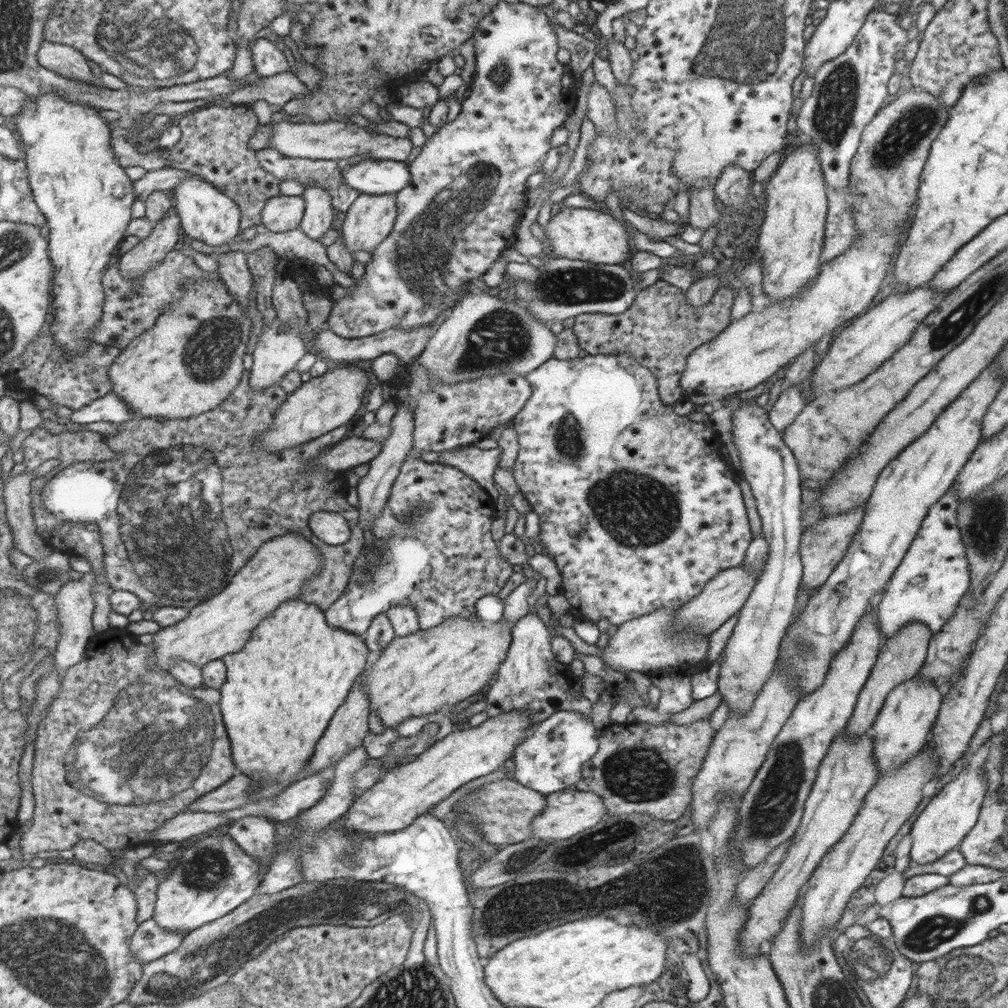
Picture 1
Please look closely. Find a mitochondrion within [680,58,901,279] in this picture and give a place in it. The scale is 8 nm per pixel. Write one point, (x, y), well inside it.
(837, 103)

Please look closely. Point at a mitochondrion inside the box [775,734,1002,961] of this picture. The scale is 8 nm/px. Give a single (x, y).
(932, 931)

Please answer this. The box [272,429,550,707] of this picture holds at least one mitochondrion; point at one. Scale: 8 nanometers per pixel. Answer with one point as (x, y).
(381, 564)

